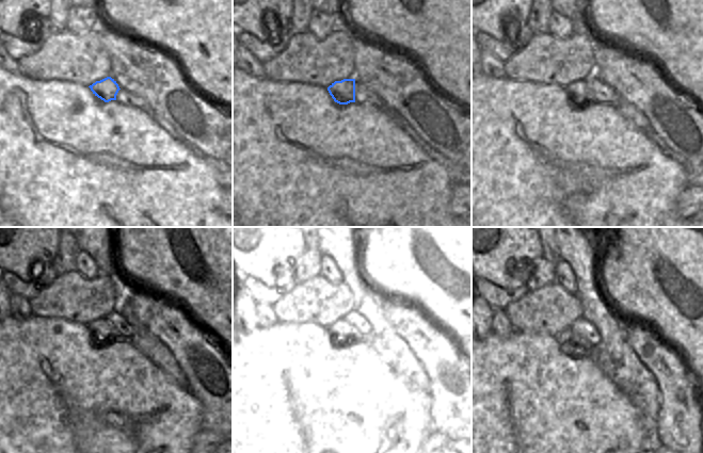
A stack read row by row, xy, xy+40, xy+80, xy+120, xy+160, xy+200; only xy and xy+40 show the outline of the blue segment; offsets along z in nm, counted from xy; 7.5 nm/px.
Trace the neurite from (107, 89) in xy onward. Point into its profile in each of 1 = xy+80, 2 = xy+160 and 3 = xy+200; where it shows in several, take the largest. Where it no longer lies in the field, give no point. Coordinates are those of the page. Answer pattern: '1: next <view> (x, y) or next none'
1: next xy+80 (579, 92)
2: next xy+160 (341, 333)
3: next xy+200 (568, 336)

